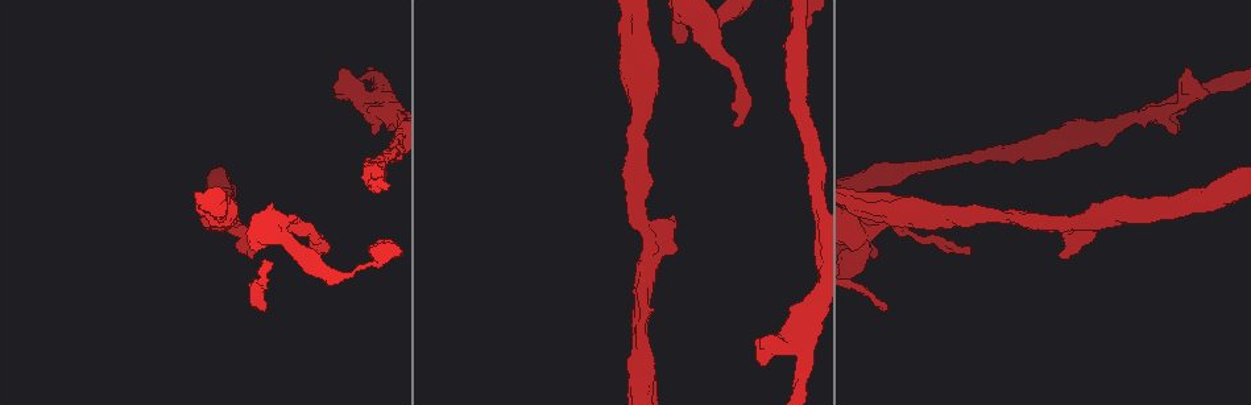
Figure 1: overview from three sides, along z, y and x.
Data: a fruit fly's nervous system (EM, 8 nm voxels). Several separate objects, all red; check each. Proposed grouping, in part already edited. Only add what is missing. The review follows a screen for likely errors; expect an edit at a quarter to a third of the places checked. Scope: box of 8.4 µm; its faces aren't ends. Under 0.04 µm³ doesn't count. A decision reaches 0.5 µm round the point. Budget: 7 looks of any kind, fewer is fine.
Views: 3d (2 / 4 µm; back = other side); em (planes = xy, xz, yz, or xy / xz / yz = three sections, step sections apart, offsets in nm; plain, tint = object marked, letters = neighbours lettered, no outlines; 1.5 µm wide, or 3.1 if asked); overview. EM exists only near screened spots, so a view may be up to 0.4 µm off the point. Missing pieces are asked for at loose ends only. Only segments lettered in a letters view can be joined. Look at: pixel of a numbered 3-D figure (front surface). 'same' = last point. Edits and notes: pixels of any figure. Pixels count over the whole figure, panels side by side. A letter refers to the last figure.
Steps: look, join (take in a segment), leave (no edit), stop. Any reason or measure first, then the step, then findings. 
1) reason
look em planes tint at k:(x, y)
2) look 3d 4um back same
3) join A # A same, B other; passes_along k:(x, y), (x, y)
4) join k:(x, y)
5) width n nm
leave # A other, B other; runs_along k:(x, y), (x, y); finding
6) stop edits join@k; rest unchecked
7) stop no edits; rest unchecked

branch stops here
look em xy step 4 tint at 1:(875, 253)

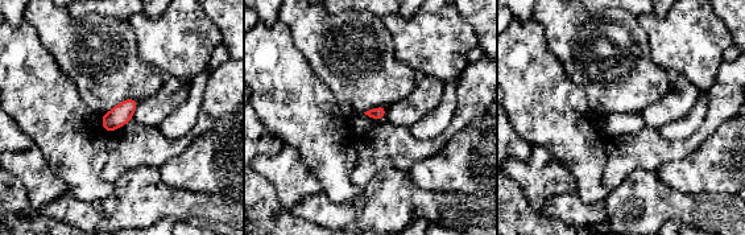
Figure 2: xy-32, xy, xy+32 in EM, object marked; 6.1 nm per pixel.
see the neighbours
look em xy step 4 letters same

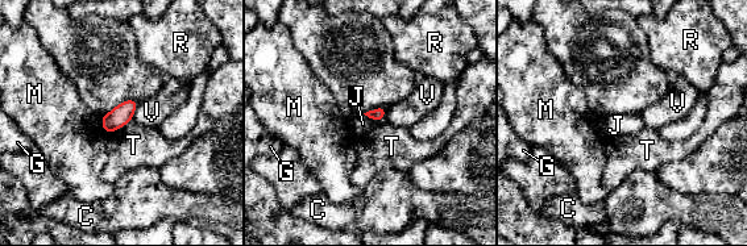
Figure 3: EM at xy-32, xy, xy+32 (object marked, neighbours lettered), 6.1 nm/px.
width 80 nm
leave # C other, G other, J other, M other, R other, T other, V other; border 3:(364, 113), (374, 121), (385, 117); none of them fits

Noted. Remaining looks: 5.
free end
look em planes tint at 1:(1191, 69)

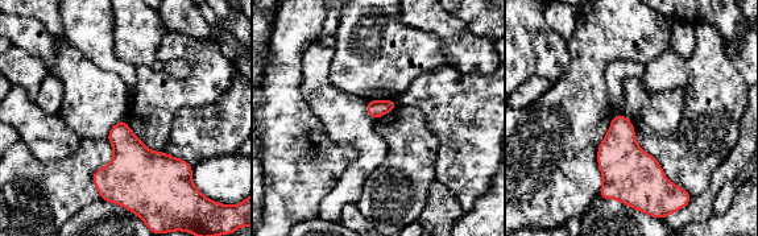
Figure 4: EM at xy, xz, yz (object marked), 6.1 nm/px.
see the neighbours
look em planes letters same

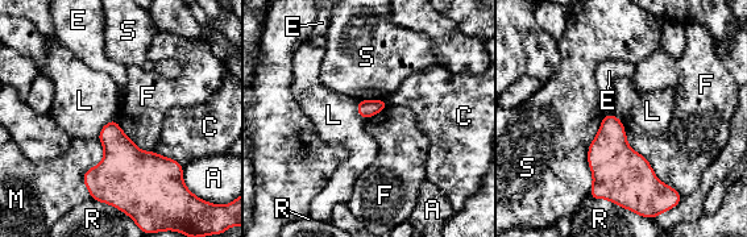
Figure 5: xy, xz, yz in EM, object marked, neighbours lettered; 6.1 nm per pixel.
longest_contact F 550 nm
leave # A other, C other, E other, F other, L other, M other, R other, S other; none of them fits

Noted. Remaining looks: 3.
free end
look em planes letters at 1:(1063, 257)

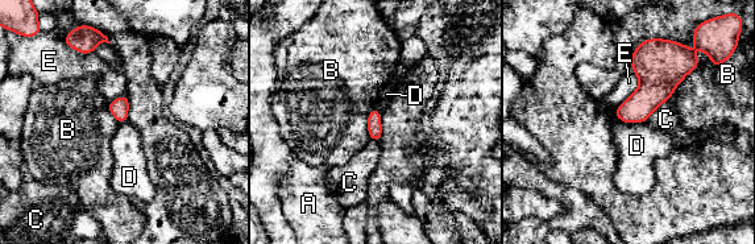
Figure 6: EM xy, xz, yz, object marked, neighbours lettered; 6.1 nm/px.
leave # A other, B other, C other, D other, E other; border 6:(617, 118), (627, 123), (646, 122); no lettered segment goes on from it

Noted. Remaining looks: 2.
stop no edits; rest unchecked

